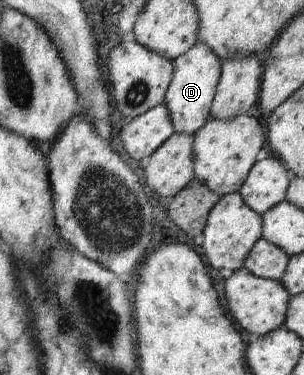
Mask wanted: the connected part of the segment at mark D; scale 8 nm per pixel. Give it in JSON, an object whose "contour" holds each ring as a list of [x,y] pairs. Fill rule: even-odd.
{"contour":[[[196,42],[173,62],[172,81],[165,93],[164,105],[172,120],[173,129],[185,134],[195,134],[208,121],[211,105],[219,82],[221,61],[202,42]]]}

